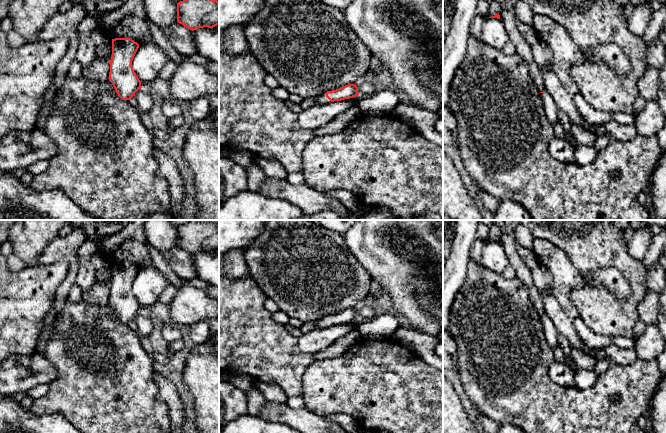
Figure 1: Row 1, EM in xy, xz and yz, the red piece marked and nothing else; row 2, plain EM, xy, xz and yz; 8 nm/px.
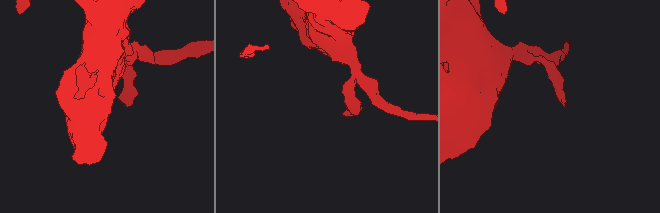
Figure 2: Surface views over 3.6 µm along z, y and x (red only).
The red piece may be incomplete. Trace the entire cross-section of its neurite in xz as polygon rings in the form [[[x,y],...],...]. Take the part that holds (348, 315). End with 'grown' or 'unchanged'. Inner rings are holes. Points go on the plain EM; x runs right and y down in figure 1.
[[[348,308],[339,313],[327,315],[317,321],[317,328],[328,328],[334,325],[341,325],[358,320],[358,311],[355,308]]]; grown

